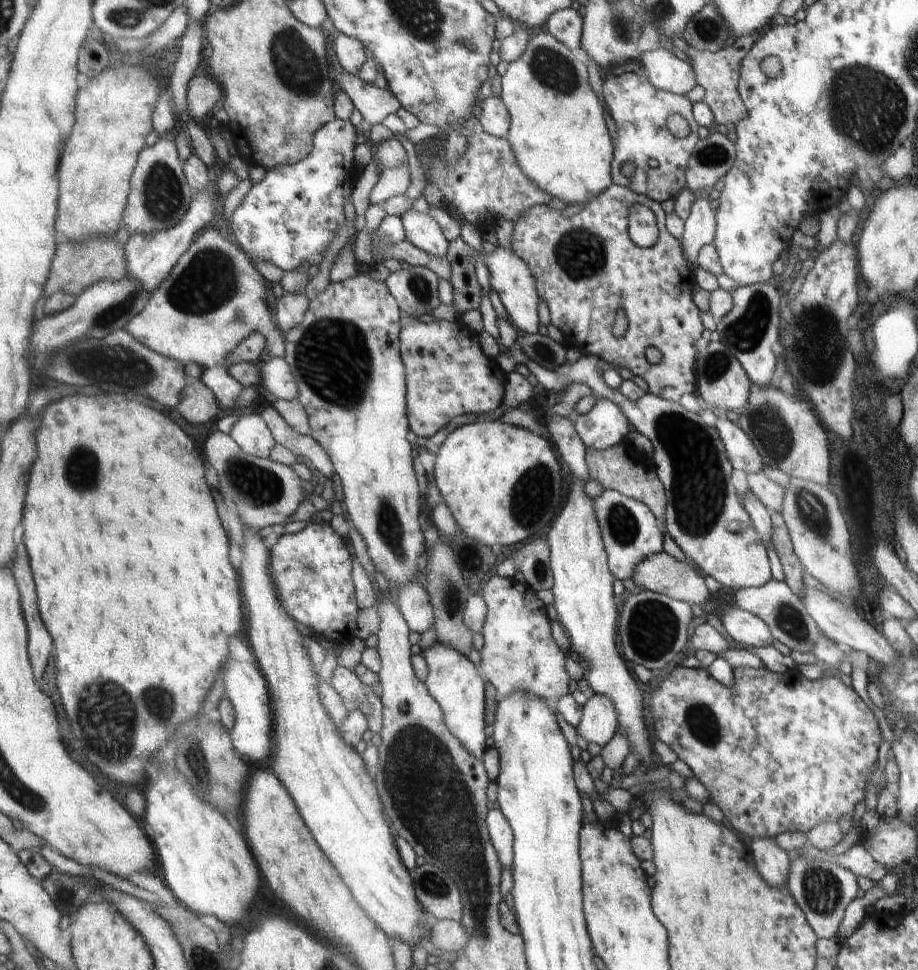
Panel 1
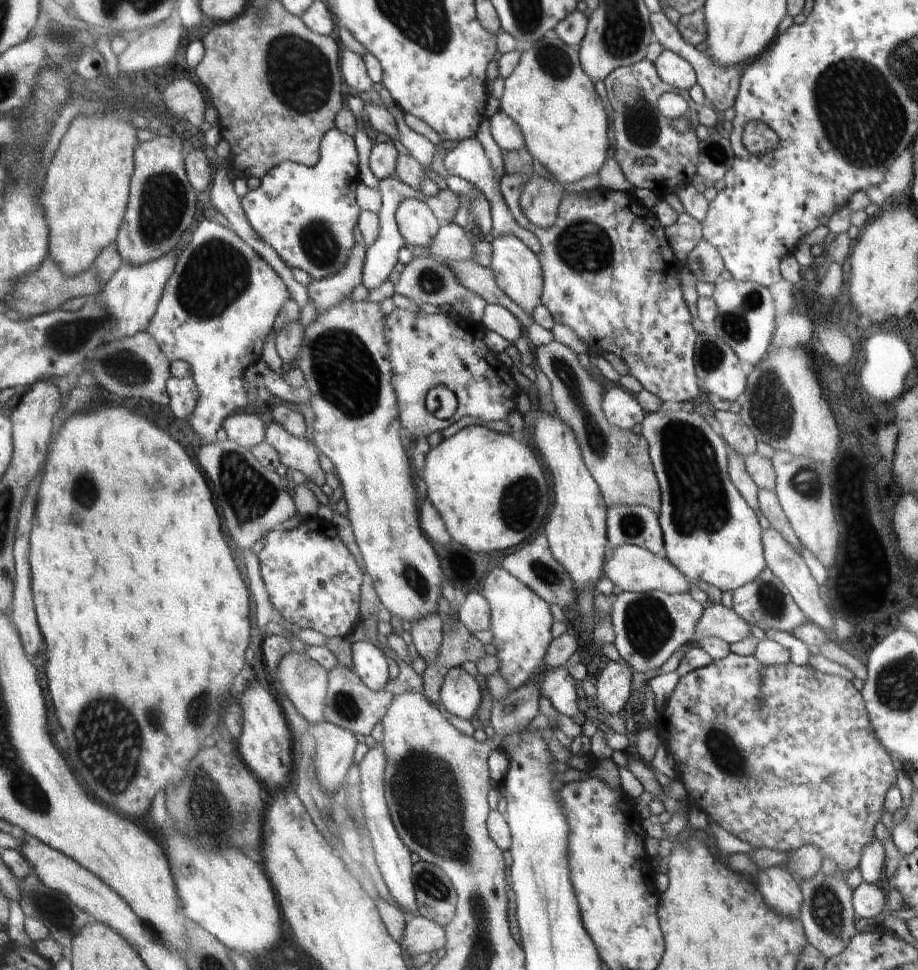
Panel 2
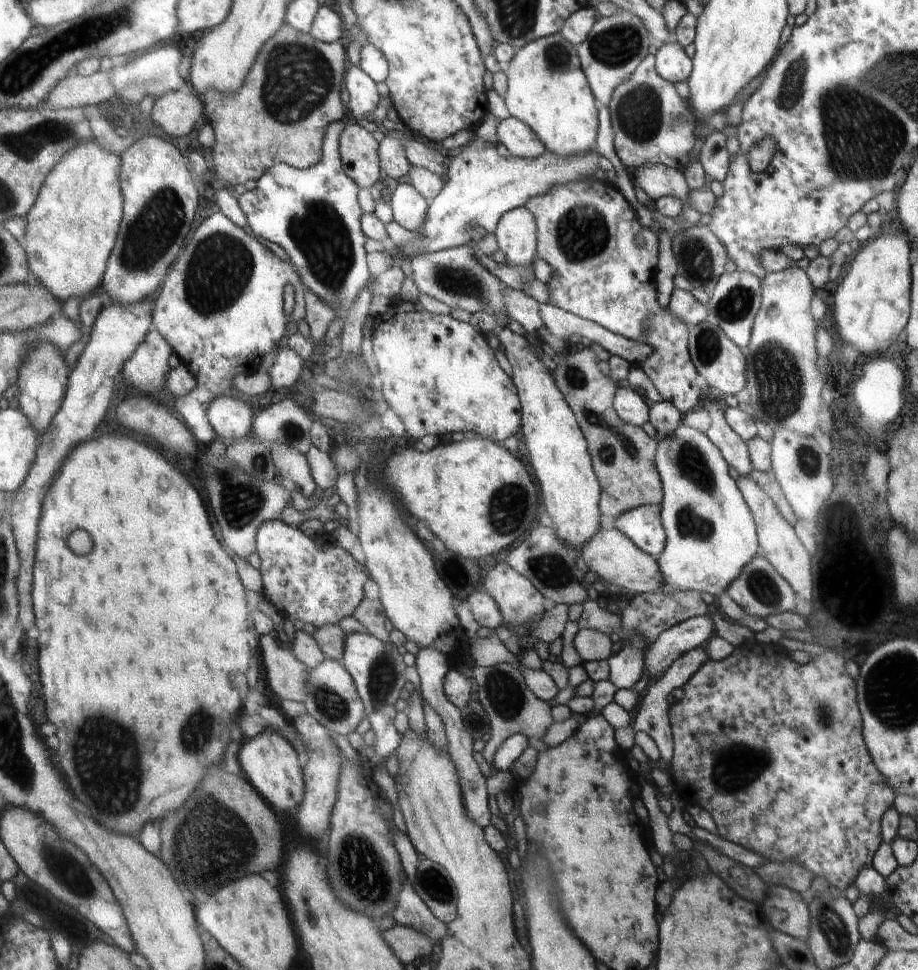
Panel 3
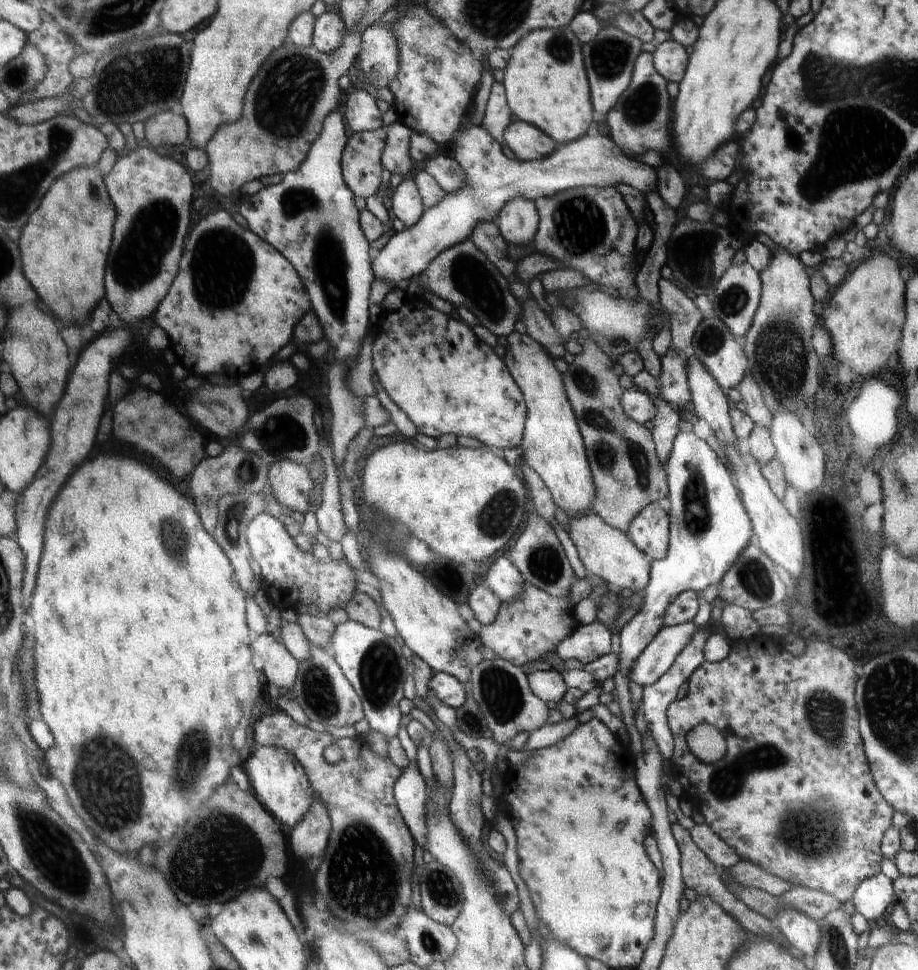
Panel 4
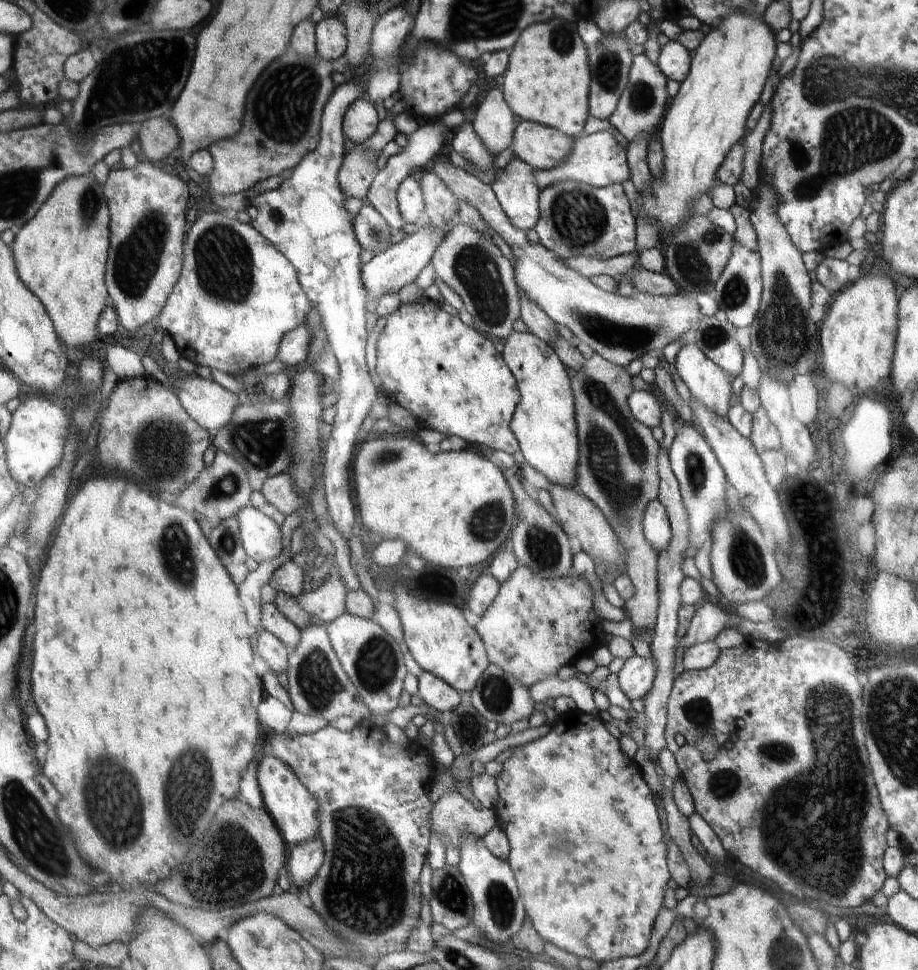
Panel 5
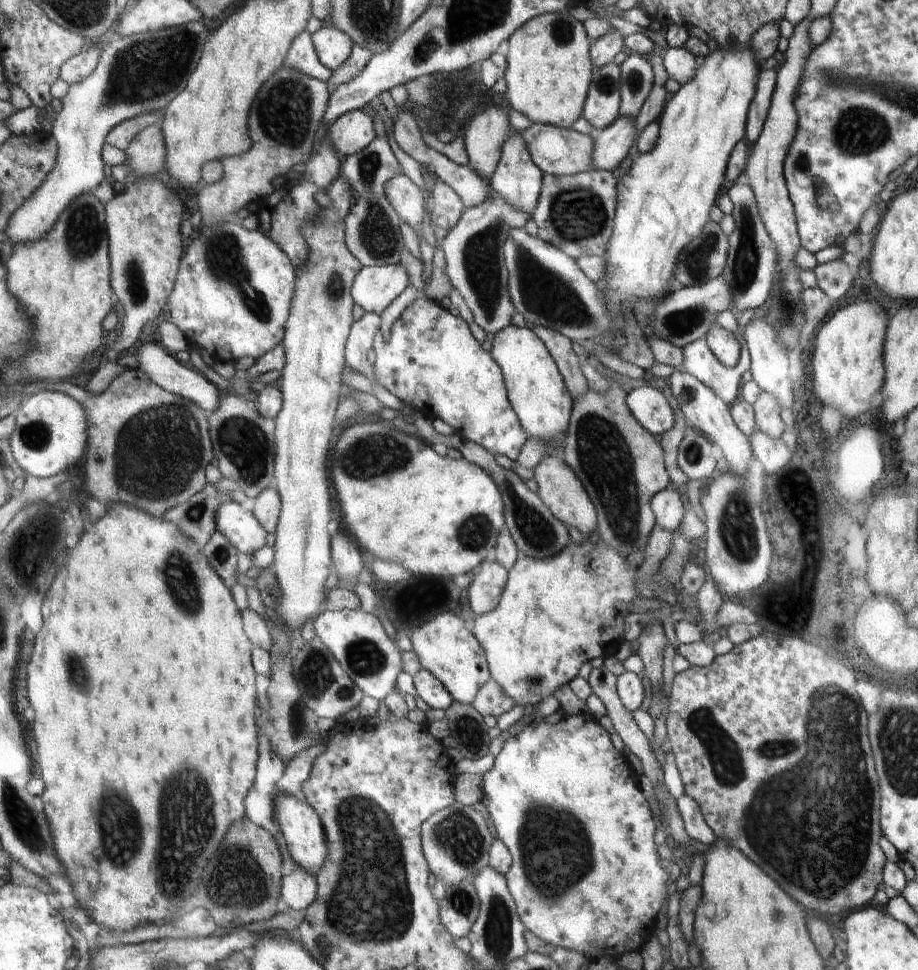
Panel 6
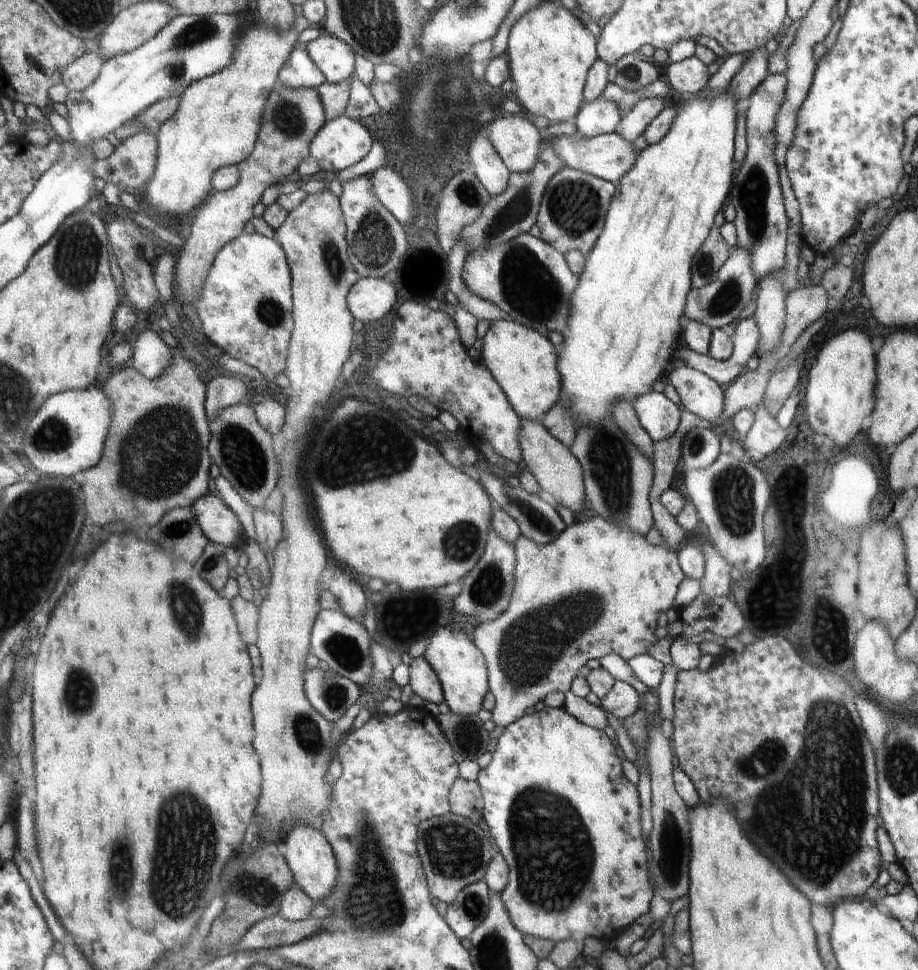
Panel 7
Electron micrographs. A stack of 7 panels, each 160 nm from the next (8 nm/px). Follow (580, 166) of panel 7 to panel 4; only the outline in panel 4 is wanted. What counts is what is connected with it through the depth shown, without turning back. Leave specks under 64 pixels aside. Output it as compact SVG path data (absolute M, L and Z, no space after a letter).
M518 120L504 131L505 144L521 161L533 161L549 157L556 152L558 142L537 126Z

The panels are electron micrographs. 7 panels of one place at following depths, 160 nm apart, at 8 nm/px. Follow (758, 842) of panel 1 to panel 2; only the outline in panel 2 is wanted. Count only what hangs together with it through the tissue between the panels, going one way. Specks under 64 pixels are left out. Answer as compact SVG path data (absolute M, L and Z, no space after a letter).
M784 867L759 870L758 888L765 903L776 914L789 919L798 919L802 904L802 893L797 880Z

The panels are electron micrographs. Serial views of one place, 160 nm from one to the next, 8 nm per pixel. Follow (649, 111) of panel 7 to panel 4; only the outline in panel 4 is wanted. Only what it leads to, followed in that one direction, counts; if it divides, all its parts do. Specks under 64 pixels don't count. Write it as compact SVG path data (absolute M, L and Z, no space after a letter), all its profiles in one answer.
M465 118L465 126L459 131L458 138L455 139L455 159L463 168L465 176L460 190L453 193L445 193L443 199L432 209L424 212L424 216L416 225L405 227L404 230L394 233L388 243L379 251L373 260L374 276L396 287L400 280L411 280L422 275L434 258L440 256L450 246L465 241L470 238L471 230L482 221L496 220L500 214L502 206L506 201L515 198L532 199L536 202L540 197L551 197L563 190L576 187L614 187L616 185L628 185L636 188L641 193L646 194L657 186L657 171L649 165L645 165L641 160L629 156L621 147L613 141L609 135L586 135L577 141L558 145L556 152L549 157L544 157L533 161L511 160L502 153L502 144L494 140L482 125L473 125L471 119Z

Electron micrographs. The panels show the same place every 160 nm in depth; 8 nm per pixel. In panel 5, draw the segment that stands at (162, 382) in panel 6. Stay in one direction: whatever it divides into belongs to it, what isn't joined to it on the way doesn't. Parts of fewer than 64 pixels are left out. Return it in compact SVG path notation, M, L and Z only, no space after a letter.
M200 370L185 378L170 381L178 389L178 396L186 410L215 438L228 424L237 407L238 396L224 388Z

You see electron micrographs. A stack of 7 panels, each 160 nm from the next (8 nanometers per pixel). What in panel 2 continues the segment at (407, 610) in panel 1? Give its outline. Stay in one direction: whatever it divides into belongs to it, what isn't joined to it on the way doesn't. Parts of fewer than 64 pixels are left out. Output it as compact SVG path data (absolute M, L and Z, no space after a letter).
M437 614L429 615L412 626L412 642L422 660L430 663L438 656L443 639L443 626Z

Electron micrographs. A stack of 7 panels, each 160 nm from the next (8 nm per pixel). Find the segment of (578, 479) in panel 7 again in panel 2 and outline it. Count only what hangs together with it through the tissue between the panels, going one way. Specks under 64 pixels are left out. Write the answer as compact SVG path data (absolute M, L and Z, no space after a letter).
M631 543L613 548L608 556L604 564L605 577L622 591L635 593L662 591L669 595L689 593L689 580L666 556L652 554L637 544Z

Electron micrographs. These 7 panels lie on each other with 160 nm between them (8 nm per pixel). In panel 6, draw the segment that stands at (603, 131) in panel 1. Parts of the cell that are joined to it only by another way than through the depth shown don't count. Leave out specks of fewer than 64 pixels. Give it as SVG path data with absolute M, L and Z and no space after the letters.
M568 11L544 13L521 26L510 37L510 70L505 72L507 91L502 96L509 110L517 110L533 123L546 123L570 129L582 114L588 86L593 80L588 50L590 39L584 26Z

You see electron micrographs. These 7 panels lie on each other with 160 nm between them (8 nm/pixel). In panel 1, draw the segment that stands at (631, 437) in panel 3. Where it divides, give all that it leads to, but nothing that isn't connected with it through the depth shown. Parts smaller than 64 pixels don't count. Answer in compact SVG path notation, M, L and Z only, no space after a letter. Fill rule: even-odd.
M521 333L516 339L522 352L548 370L558 370L566 362L566 350L548 335ZM619 442L616 446L607 449L586 448L585 463L588 467L588 480L596 480L603 486L603 490L615 490L628 498L645 503L659 520L665 519L665 510L668 508L668 493L661 479L657 477L657 465L652 457L639 452L632 442Z

